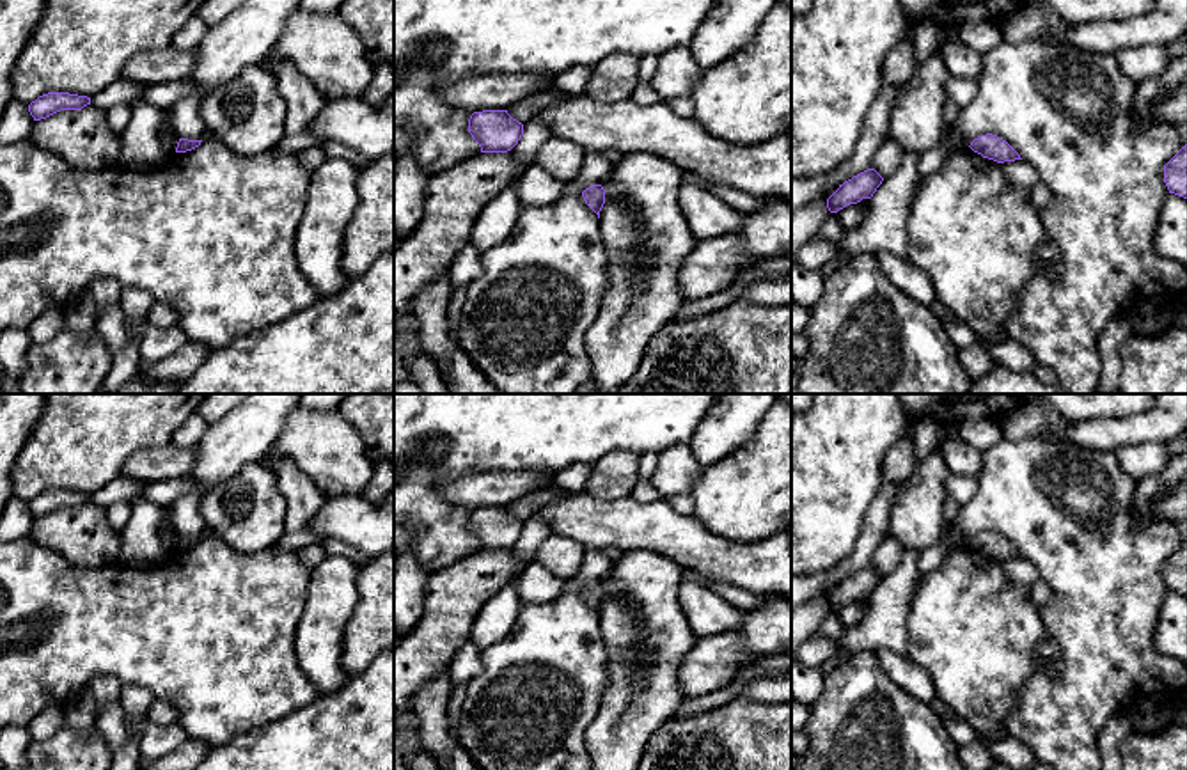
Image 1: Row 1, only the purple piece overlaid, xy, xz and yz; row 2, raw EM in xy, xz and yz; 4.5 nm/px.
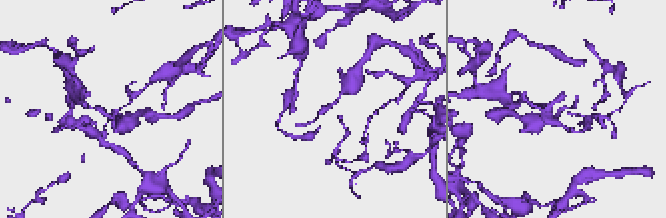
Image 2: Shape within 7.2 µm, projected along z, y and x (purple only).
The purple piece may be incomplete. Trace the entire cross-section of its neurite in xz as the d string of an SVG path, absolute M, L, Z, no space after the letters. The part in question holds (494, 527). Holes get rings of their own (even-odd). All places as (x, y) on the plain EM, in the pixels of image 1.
M483 507L470 513L468 530L479 541L481 550L507 550L522 536L523 522L507 507Z

